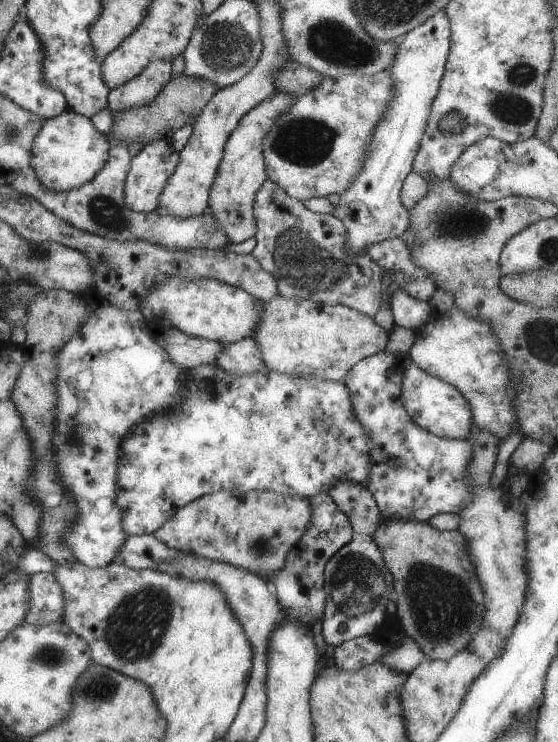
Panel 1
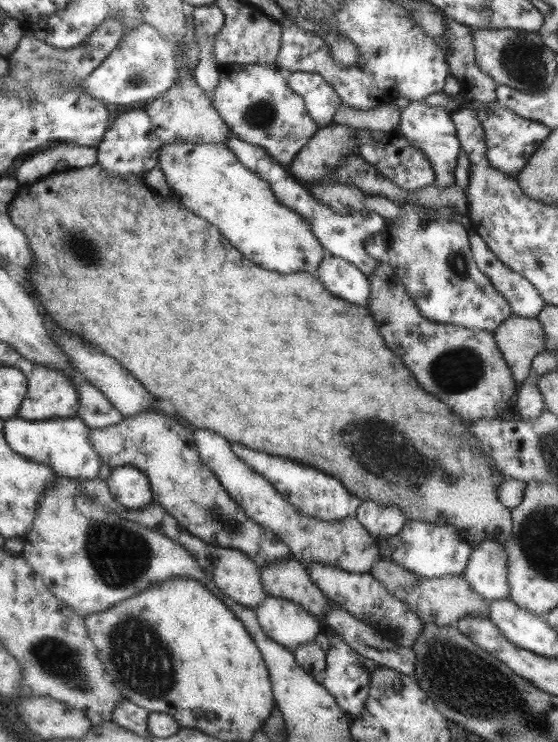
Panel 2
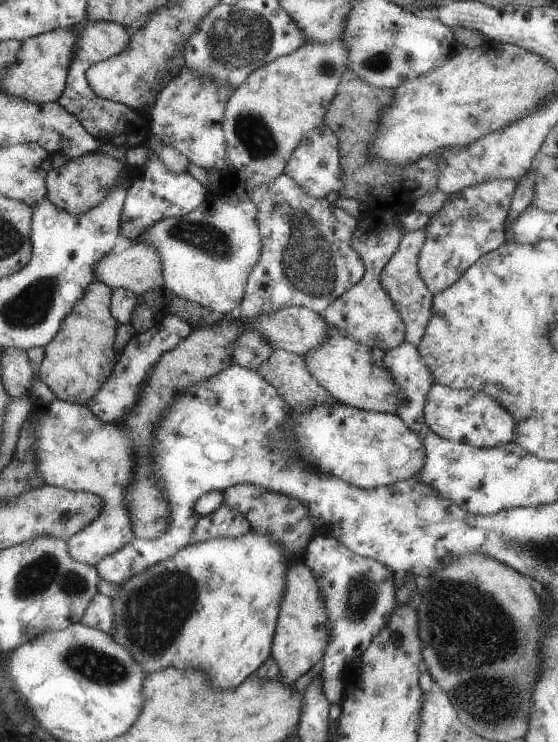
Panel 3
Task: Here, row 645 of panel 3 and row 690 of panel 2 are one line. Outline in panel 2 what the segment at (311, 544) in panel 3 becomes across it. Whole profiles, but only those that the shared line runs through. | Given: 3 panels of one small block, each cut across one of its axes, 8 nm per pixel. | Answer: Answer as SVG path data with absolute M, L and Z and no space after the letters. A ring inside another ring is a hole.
M336 634L327 636L329 650L321 686L333 696L337 706L351 716L363 712L369 690L369 672L361 665L360 656Z

